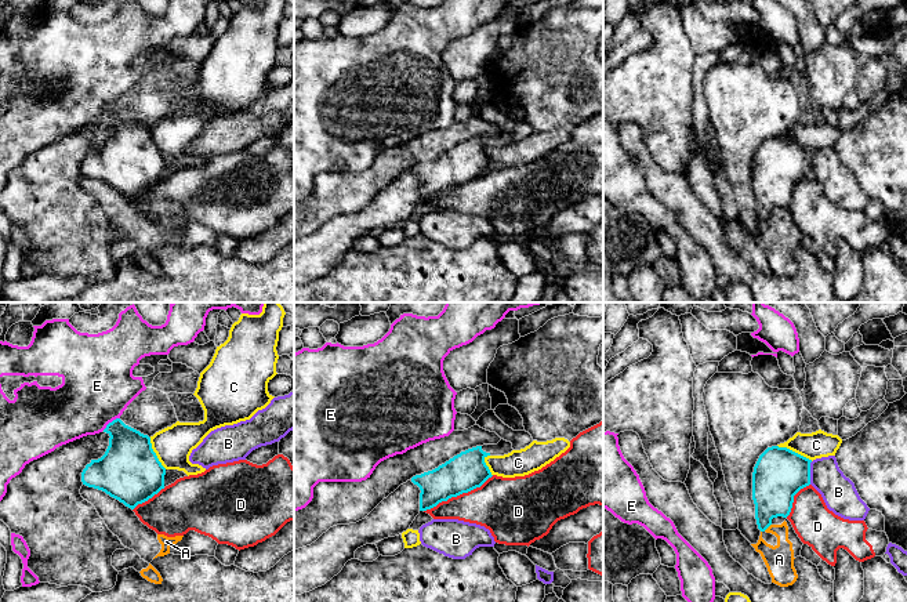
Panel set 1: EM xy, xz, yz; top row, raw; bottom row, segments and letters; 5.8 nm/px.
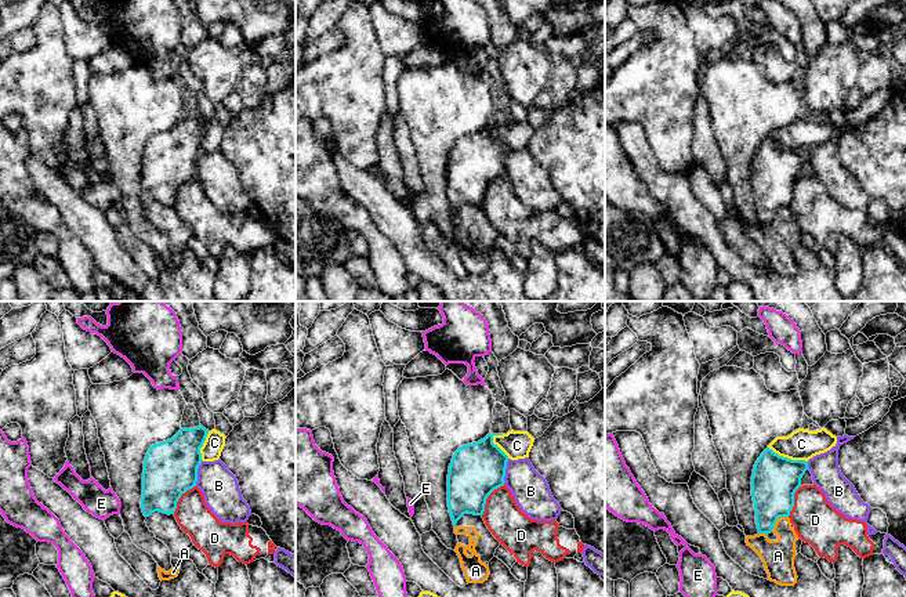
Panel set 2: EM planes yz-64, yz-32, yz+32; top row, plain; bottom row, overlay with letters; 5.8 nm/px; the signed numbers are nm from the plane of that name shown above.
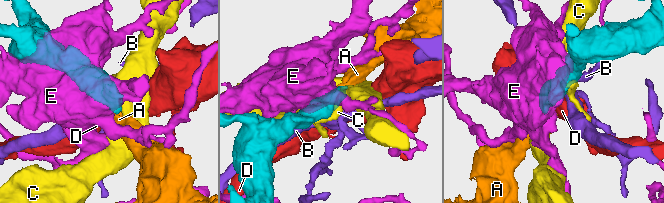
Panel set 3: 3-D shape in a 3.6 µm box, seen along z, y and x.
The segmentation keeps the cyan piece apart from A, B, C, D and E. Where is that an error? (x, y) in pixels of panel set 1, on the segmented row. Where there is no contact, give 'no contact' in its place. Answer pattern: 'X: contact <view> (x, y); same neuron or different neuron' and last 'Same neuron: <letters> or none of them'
A: contact yz (766, 528); different neuron
B: contact yz (809, 472); different neuron
C: contact yz (794, 452); different neuron
D: contact xz (459, 494); different neuron
E: contact xy (112, 421); different neuron
Same neuron: none of them

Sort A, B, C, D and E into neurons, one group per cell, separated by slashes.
A / B / C / D / E

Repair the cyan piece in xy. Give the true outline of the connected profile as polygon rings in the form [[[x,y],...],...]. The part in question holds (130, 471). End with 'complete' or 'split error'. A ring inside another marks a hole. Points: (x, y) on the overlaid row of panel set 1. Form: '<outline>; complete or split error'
[[[120,418],[113,420],[104,429],[109,438],[105,454],[91,460],[81,472],[81,482],[88,487],[105,492],[126,507],[134,509],[164,489],[166,468],[152,449],[150,438],[126,425]]]; complete

